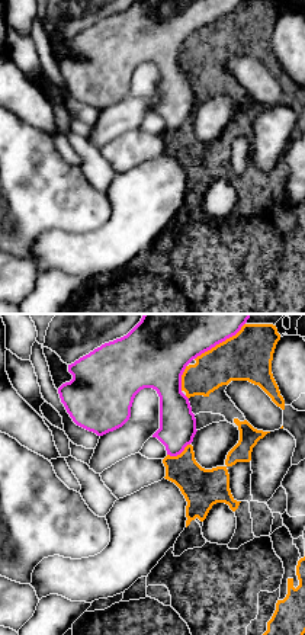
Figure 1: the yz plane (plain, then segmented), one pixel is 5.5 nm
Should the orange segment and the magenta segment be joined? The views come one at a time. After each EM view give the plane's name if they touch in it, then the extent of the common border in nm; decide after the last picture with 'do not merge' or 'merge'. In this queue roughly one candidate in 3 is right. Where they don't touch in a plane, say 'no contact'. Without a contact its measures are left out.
contact in yz; length 320 nm

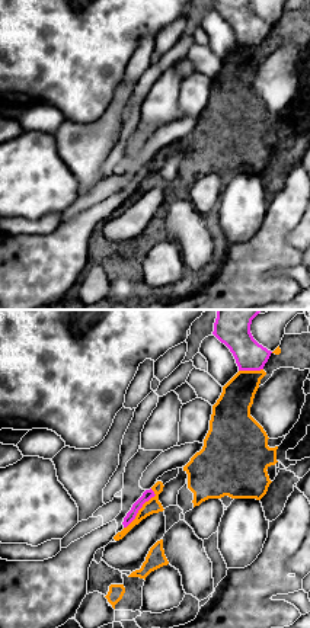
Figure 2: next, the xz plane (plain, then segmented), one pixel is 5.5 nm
contact in xz; length 280 nm

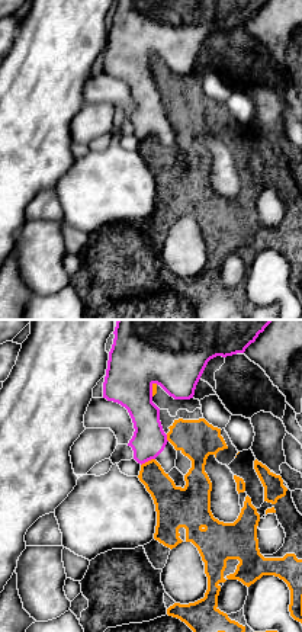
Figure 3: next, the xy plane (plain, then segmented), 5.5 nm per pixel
contact in xy; length 90 nm

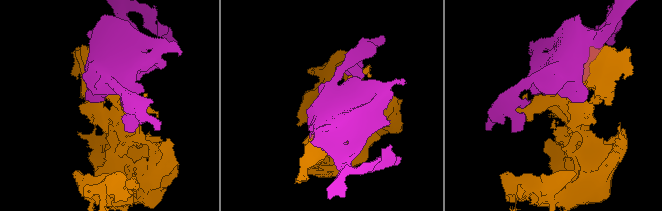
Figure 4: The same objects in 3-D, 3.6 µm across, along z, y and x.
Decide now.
do not merge

